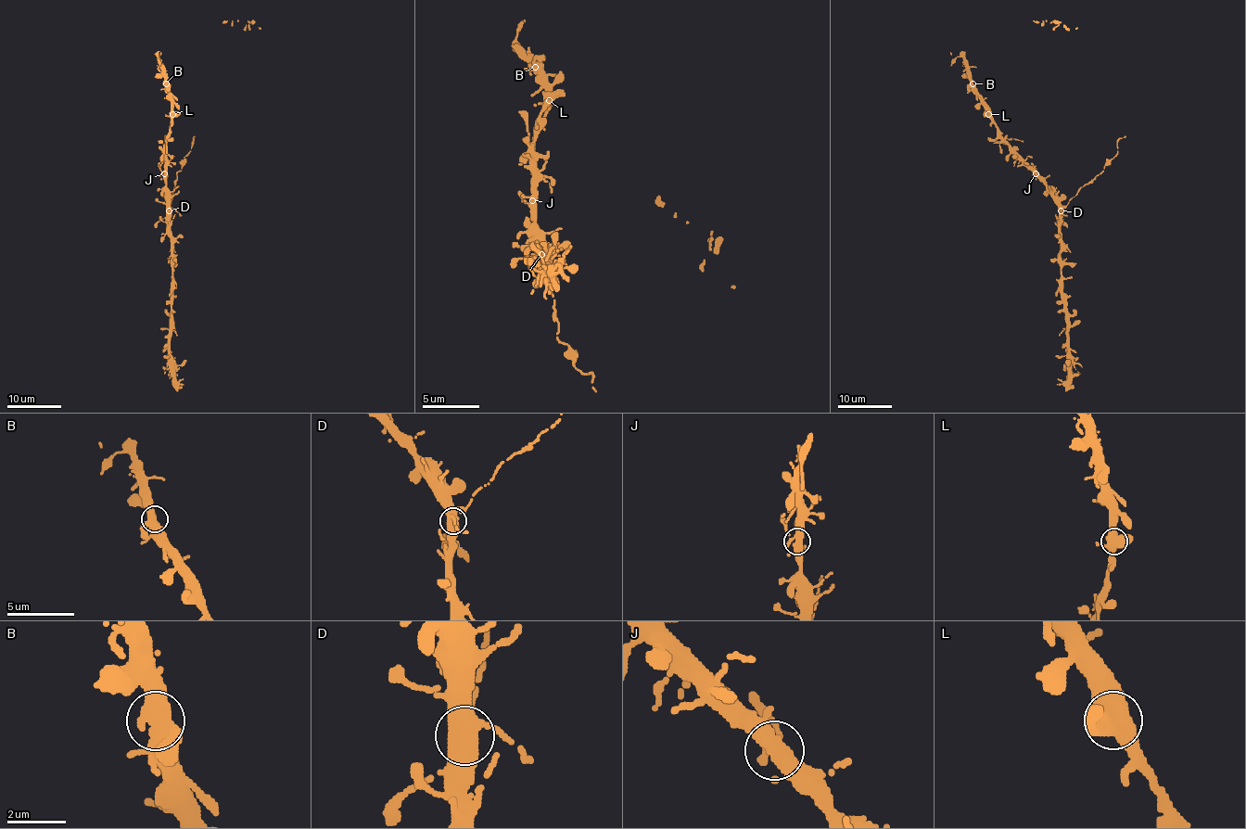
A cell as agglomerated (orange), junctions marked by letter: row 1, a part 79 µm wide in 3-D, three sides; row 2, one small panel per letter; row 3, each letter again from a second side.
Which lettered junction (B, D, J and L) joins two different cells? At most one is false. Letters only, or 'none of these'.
D

